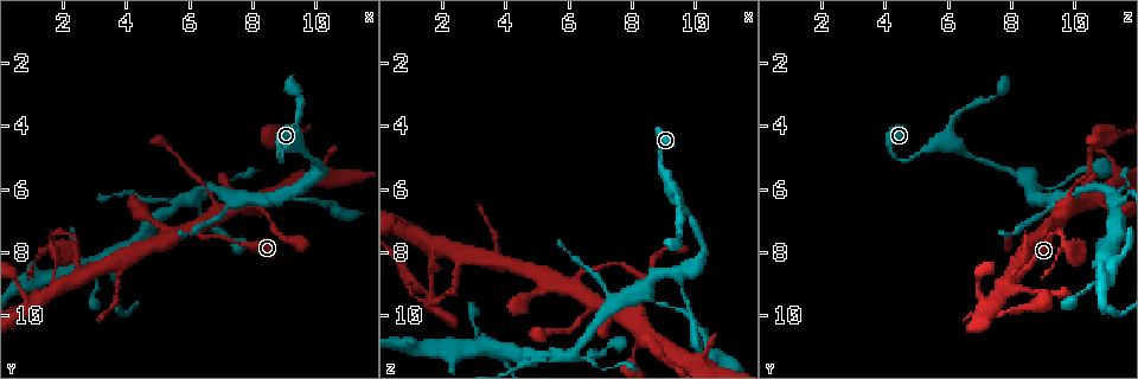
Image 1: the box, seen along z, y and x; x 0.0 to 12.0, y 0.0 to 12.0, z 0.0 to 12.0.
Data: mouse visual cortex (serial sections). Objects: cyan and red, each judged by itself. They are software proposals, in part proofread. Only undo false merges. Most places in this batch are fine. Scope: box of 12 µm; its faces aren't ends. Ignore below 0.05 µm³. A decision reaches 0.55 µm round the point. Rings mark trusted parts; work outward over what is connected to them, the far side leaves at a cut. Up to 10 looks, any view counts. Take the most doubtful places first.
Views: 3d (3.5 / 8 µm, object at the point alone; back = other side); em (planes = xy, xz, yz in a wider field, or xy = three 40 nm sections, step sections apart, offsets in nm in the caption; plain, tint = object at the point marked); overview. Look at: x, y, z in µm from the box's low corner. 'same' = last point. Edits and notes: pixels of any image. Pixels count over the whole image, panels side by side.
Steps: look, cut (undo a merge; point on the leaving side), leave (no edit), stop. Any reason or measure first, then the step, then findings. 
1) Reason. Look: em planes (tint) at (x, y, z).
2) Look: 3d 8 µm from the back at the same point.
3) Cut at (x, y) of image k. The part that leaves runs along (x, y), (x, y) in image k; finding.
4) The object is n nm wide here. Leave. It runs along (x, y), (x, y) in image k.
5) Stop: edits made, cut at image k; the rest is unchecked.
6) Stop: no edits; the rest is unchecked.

Side arm on a straight run. Look: 3d 3.5 µm at (2.5, 8.8, 8.0).

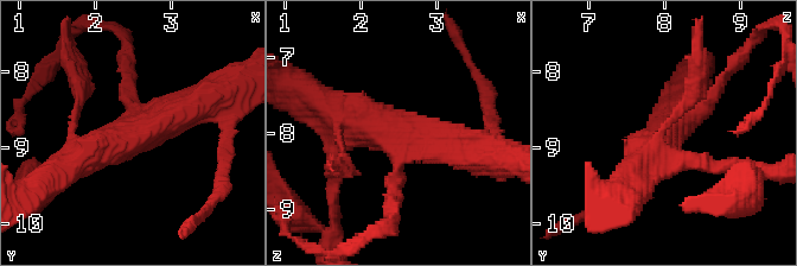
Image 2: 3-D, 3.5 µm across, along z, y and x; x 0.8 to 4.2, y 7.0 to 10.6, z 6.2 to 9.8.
3 arms meet here; the arms are 200, 400, 450 nm wide. Look: em planes (plain) at (2.55, 8.80, 8.05).

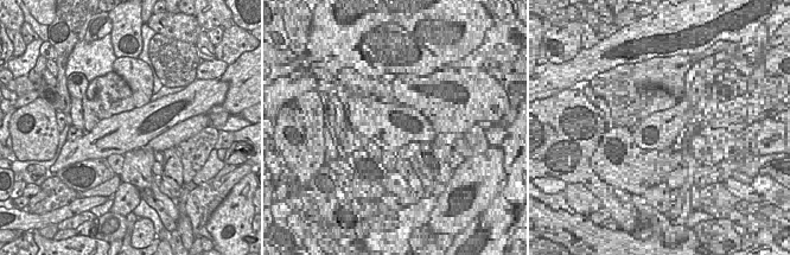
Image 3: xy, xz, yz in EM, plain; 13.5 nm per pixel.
Look: em planes (tint) at the same point.

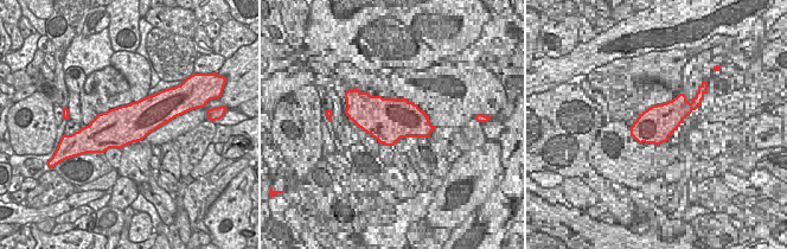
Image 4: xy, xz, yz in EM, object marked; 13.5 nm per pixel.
Leave. It runs along (206, 100), (72, 163) in image 2; continuous, no second cell.

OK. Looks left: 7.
Abrupt turn. Look: 3d 3.5 µm at (1.9, 8.0, 9.8).

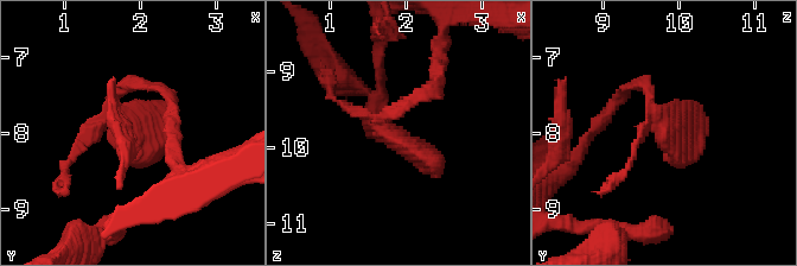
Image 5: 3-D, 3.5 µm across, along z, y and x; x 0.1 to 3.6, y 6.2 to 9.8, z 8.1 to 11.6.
Shape alone is not enough. Look: em xy step 3 (tint) at (1.80, 7.95, 9.85).

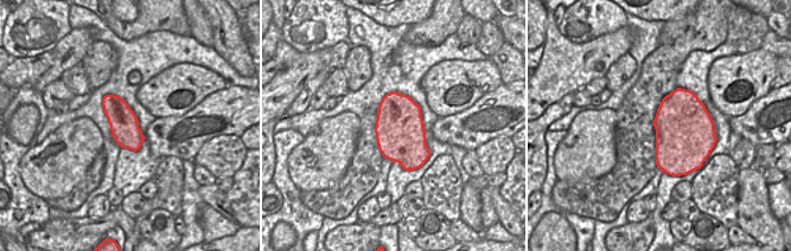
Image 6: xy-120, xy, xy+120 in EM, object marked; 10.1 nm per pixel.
Another direction. Look: em xy step 5 (tint) at the same point.

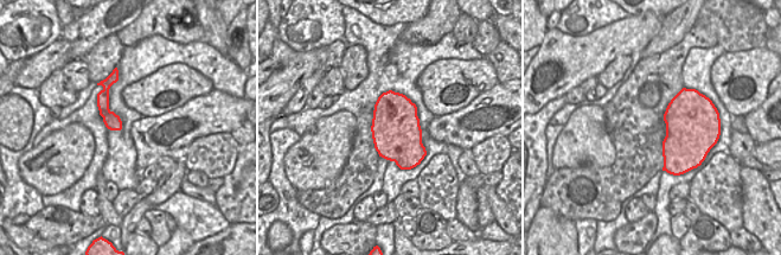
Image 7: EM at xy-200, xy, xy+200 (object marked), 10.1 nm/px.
Leave. It runs along (638, 84), (668, 128), (708, 121) in image 5; all the same cell.

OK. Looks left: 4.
Look: 3d 3.5 µm at (8.3, 6.4, 9.2).

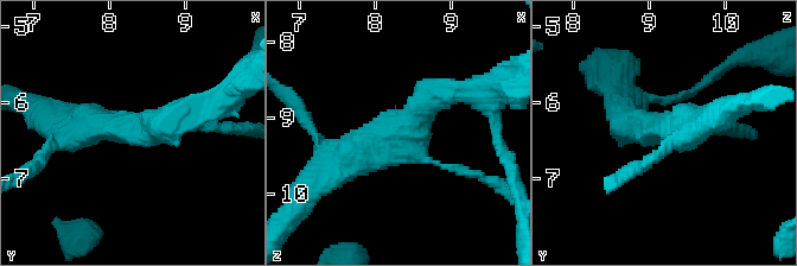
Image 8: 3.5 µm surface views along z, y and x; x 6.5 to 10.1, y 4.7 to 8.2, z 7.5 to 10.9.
3 arms meet here; the arms are 100, 350, 450 nm wide; now the EM. Look: em xy step 5 (tint) at (8.30, 6.40, 9.20).

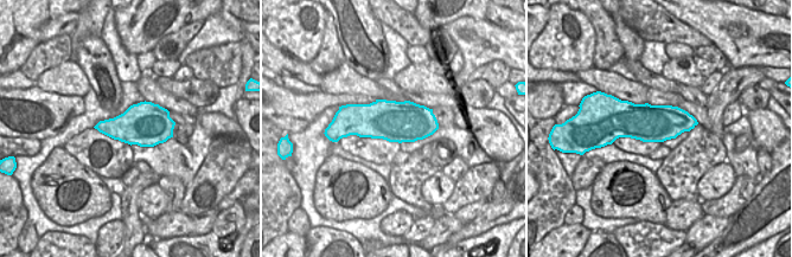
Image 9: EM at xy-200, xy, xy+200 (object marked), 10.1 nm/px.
The object is 420 nm wide here. Leave. It runs along (458, 92), (331, 168) in image 8; one cell here.

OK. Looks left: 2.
Look: 3d 3.5 µm from the back at (3.4, 8.1, 11.0).

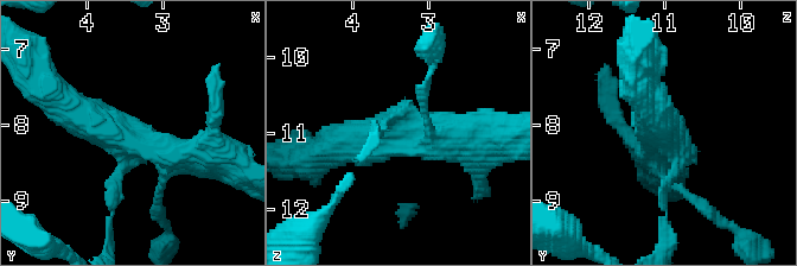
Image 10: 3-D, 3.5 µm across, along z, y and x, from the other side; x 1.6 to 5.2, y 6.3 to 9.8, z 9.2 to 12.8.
3 arms meet here; the arms are 150, 400, 500 nm wide; now the EM. Look: em planes (tint) at (3.45, 8.15, 11.00).

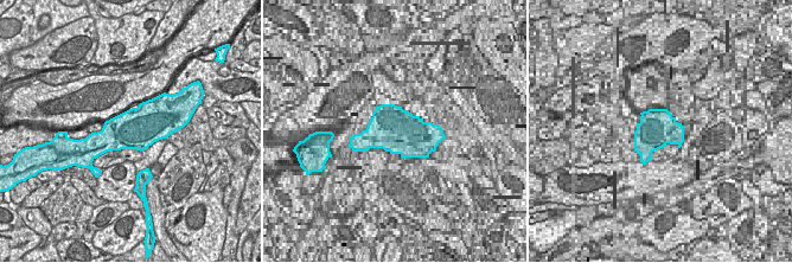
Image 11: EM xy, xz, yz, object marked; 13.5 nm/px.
Leave. Continuous, no second cell.

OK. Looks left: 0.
Stop: no edits; the rest is unchecked.

